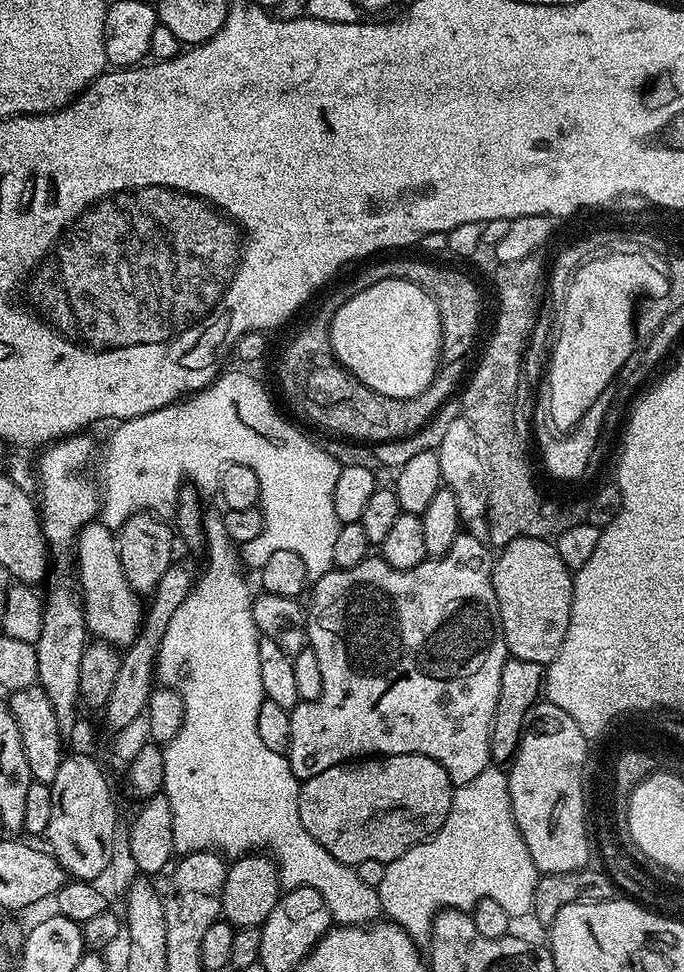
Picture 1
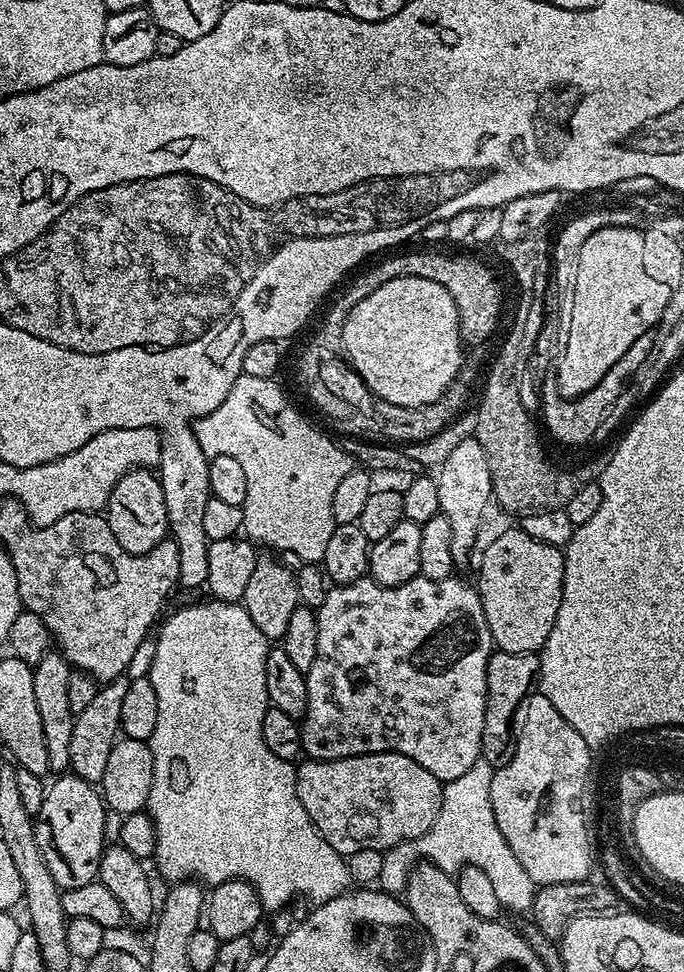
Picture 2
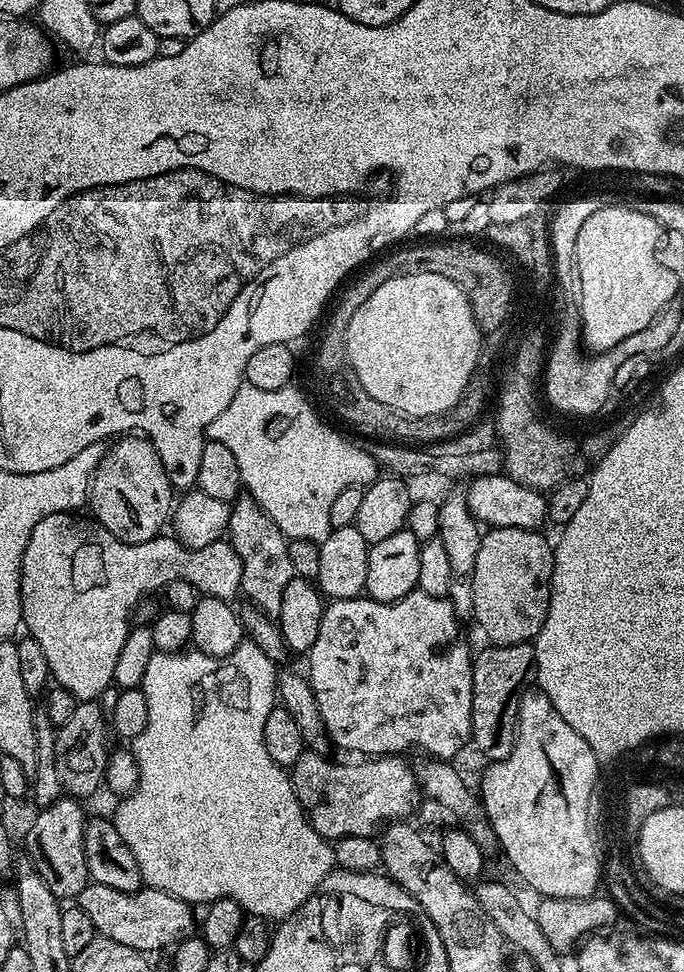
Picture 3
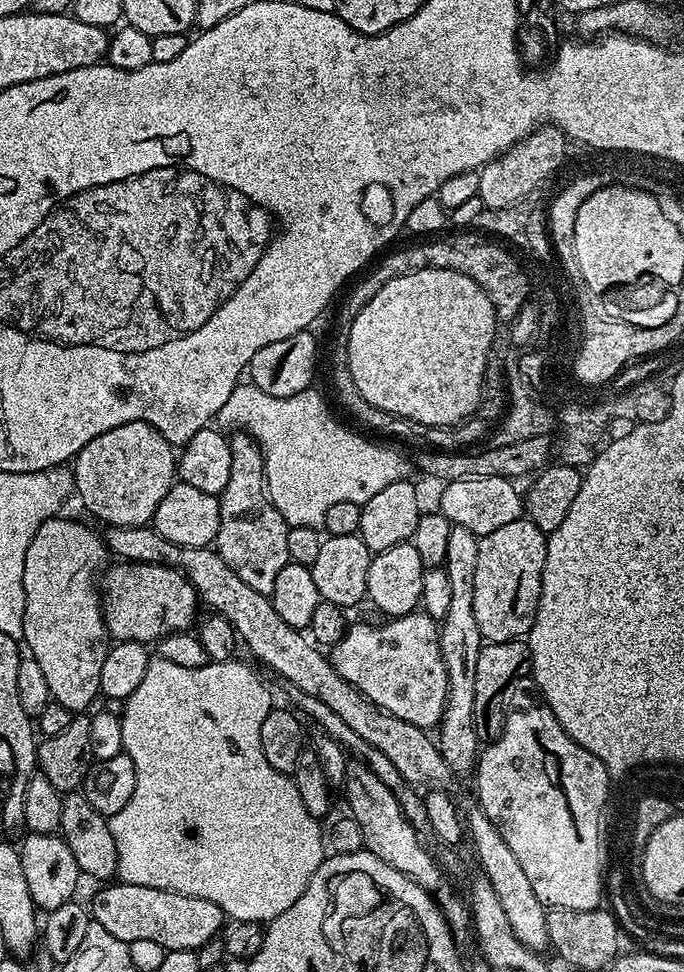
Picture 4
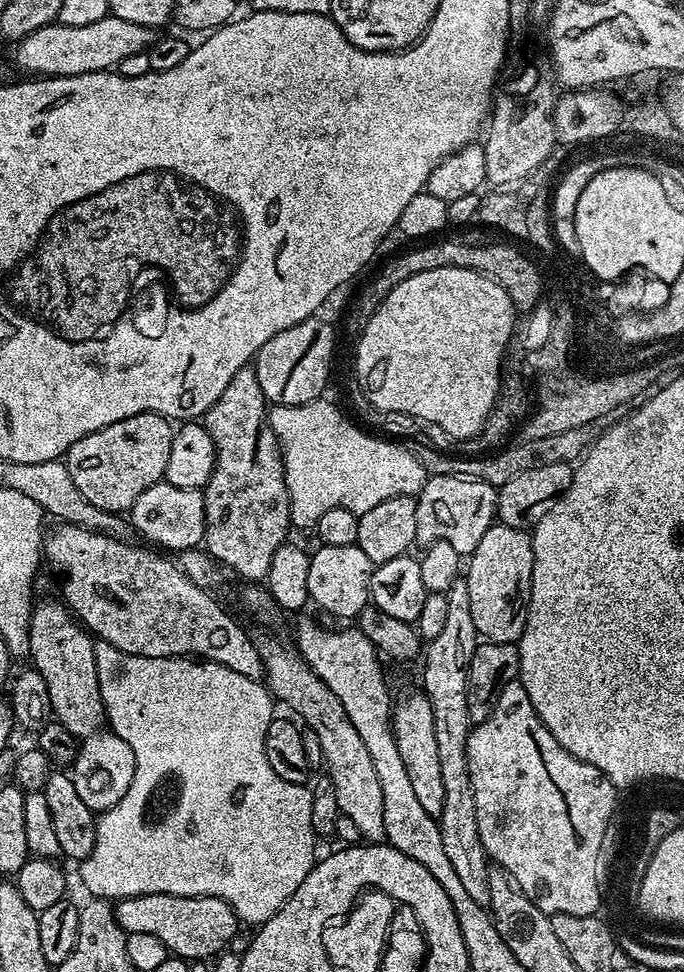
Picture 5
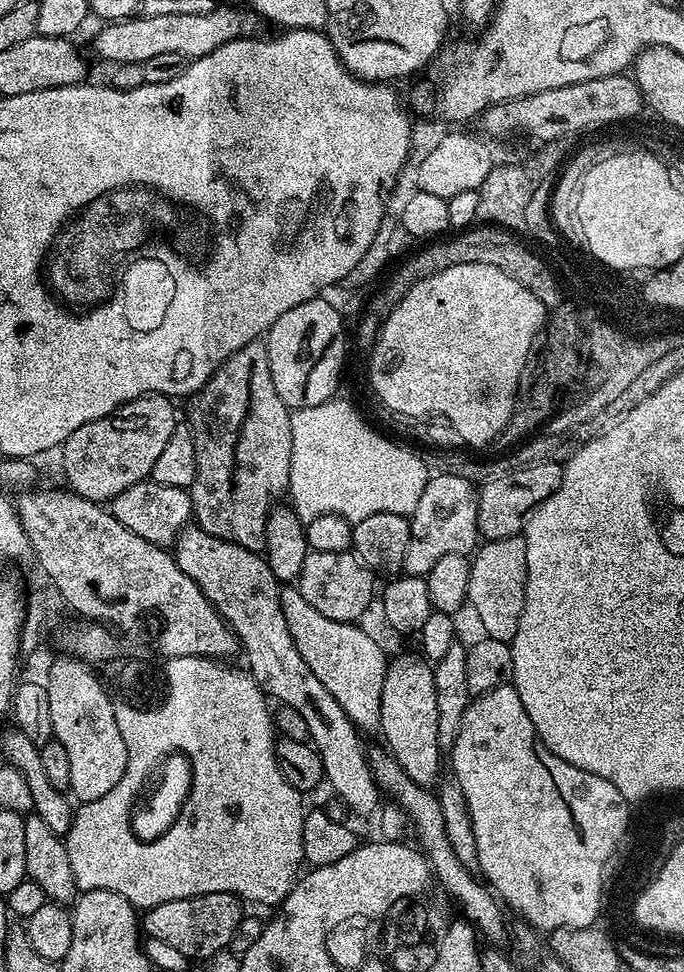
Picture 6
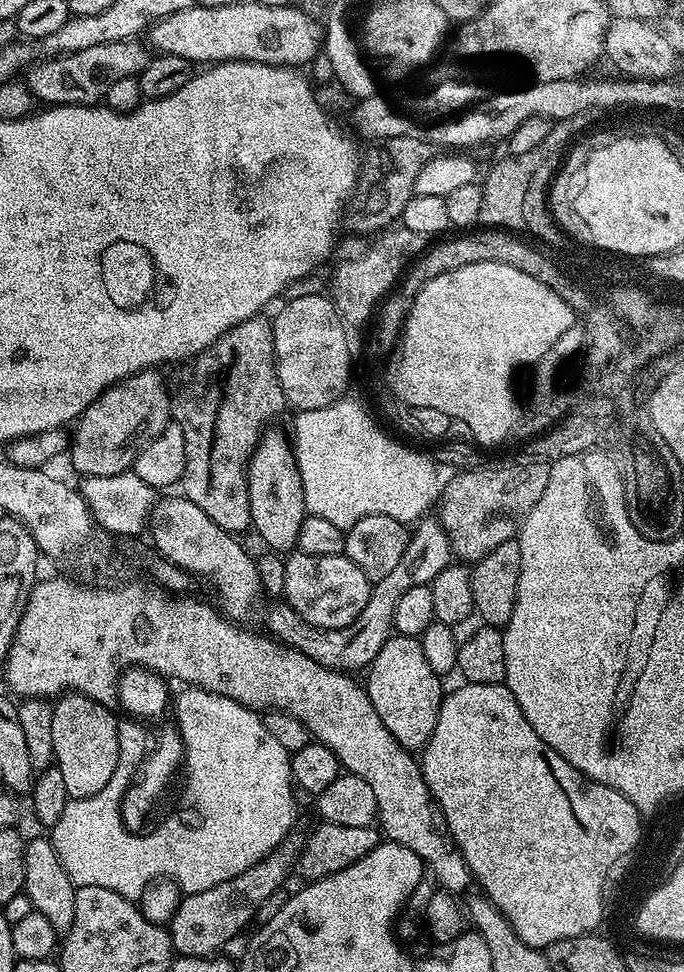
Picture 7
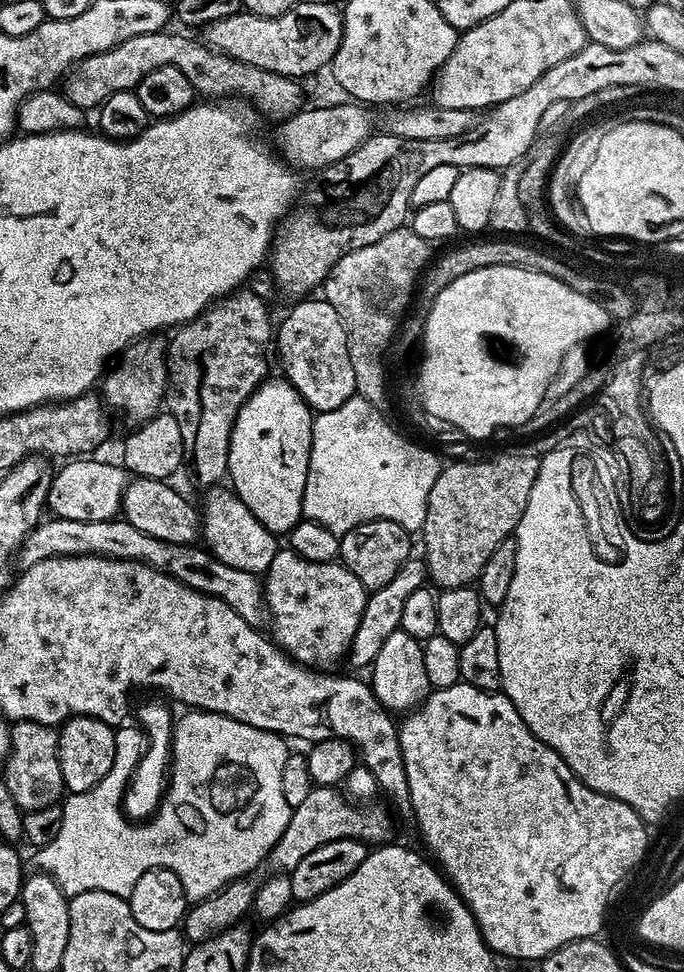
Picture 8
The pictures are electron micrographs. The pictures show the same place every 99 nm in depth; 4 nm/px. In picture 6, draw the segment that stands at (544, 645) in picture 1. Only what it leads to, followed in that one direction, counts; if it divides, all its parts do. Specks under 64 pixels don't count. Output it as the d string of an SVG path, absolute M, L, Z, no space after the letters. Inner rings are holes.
M523 535L484 540L475 549L470 560L470 590L468 591L468 604L476 611L476 616L480 619L481 626L484 627L483 635L490 640L511 642L514 634L518 634L518 622L522 618L522 606L525 602L526 542Z

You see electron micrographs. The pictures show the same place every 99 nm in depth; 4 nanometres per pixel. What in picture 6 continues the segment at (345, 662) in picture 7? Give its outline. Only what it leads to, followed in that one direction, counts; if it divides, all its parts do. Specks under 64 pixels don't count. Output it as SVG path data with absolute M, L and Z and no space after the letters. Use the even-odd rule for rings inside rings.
M437 473L429 477L426 489L409 517L410 541L402 570L408 576L425 577L438 559L450 553L469 555L477 545L477 491L468 479Z

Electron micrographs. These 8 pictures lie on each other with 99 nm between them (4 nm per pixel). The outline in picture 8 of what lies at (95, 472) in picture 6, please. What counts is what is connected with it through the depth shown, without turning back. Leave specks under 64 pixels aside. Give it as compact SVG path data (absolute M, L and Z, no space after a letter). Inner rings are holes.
M149 334L131 341L128 347L119 353L115 363L107 369L102 380L102 399L113 413L120 412L121 418L128 426L144 424L161 411L168 395L167 355L168 345L165 337L160 334Z

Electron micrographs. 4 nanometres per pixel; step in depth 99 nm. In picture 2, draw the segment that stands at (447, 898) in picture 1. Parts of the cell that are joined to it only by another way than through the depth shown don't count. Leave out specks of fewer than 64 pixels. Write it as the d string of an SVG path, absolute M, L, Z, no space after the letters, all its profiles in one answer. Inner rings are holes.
M481 758L470 766L470 770L466 770L466 774L443 785L442 806L438 810L438 818L434 818L434 826L430 826L430 830L417 840L407 840L384 853L378 881L383 891L403 893L408 885L409 871L419 860L438 866L449 874L459 873L460 869L471 866L482 870L486 878L490 878L494 891L498 893L498 902L507 911L509 908L512 912L527 913L531 909L538 886L530 874L526 874L522 862L514 858L514 850L510 850L506 838L502 838L502 830L498 830L498 822L494 822L494 806L490 802L493 771L490 762Z

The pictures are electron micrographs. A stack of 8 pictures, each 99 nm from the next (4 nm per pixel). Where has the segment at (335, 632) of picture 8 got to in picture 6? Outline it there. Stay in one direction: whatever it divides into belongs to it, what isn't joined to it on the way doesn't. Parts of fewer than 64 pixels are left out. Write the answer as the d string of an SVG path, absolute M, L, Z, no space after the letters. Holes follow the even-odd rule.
M309 551L306 562L302 562L298 587L302 598L306 598L314 610L326 614L326 618L351 624L359 621L359 616L372 604L372 579L373 573L351 551L338 554Z

